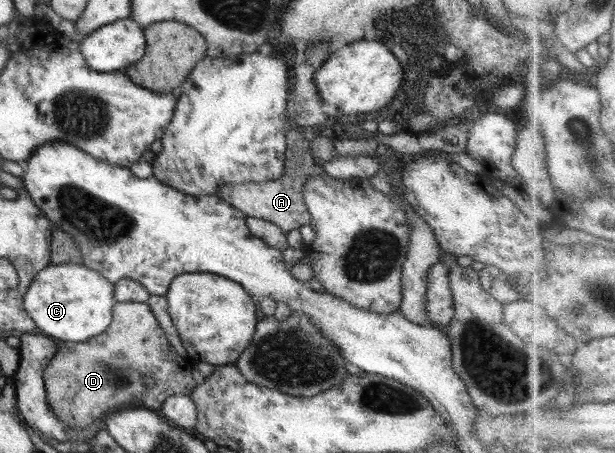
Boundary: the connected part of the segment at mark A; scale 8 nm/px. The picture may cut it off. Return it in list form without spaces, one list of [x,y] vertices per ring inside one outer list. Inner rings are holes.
[[[291,125],[286,131],[285,170],[280,178],[267,182],[222,185],[218,187],[217,196],[246,214],[246,217],[266,220],[284,231],[284,234],[310,225],[312,218],[303,200],[304,187],[310,176],[322,176],[326,171],[322,165],[316,163],[315,156],[311,153],[310,142],[300,133],[300,129]]]

